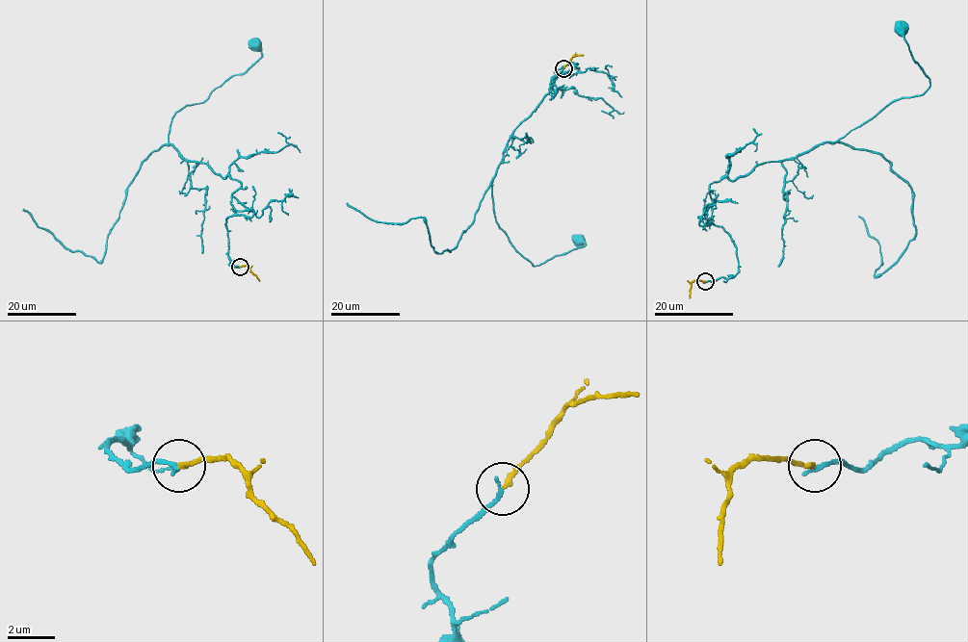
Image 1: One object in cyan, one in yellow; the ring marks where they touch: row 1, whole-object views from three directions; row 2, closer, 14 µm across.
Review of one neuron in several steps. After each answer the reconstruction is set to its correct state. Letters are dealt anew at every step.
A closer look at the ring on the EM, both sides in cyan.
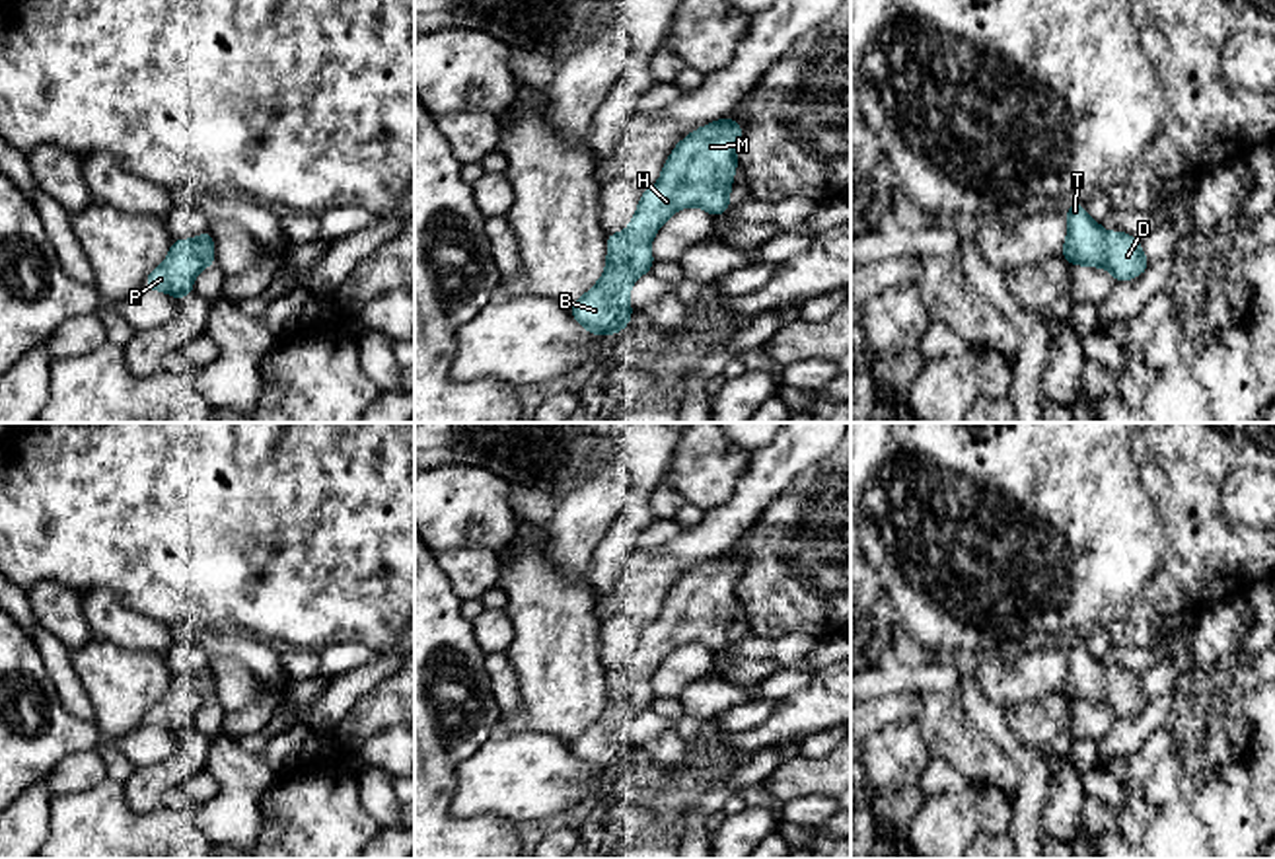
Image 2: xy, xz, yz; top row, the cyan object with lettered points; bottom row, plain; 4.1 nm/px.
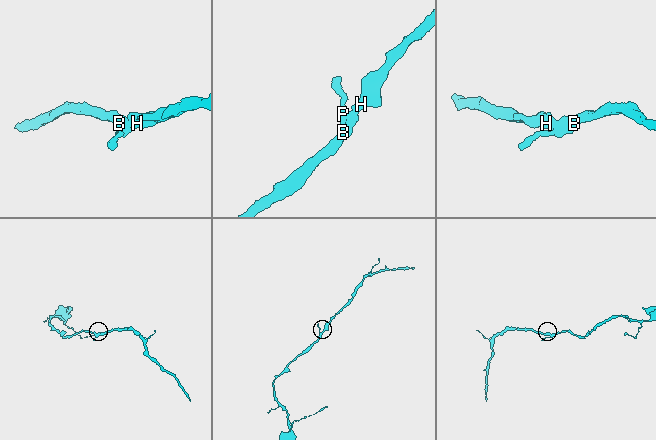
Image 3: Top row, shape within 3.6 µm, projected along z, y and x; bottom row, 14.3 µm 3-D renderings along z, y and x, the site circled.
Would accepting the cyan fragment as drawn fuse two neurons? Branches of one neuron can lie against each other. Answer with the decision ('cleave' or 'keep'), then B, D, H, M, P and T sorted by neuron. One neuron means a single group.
keep; B D H M P T

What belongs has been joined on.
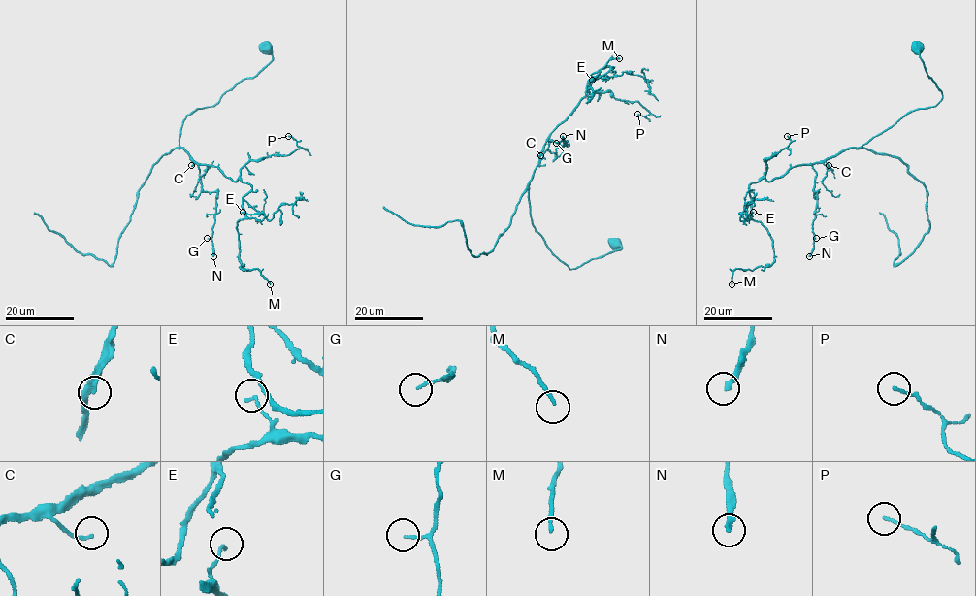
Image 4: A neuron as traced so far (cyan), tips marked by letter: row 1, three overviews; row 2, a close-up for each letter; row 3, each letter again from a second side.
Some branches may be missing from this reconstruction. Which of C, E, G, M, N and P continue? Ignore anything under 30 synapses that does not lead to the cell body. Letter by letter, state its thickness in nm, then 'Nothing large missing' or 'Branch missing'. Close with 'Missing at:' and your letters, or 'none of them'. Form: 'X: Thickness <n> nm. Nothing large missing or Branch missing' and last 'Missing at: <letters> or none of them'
C: Thickness 130 nm. Nothing large missing
E: Thickness 120 nm. Nothing large missing
G: Thickness 110 nm. Nothing large missing
M: Thickness 140 nm. Nothing large missing
N: Thickness 240 nm. Nothing large missing
P: Thickness 110 nm. Nothing large missing
Missing at: none of them

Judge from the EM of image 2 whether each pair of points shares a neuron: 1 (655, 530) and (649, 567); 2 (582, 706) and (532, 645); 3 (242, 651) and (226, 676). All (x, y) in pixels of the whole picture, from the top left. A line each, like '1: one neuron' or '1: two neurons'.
1: two neurons
2: one neuron
3: two neurons

